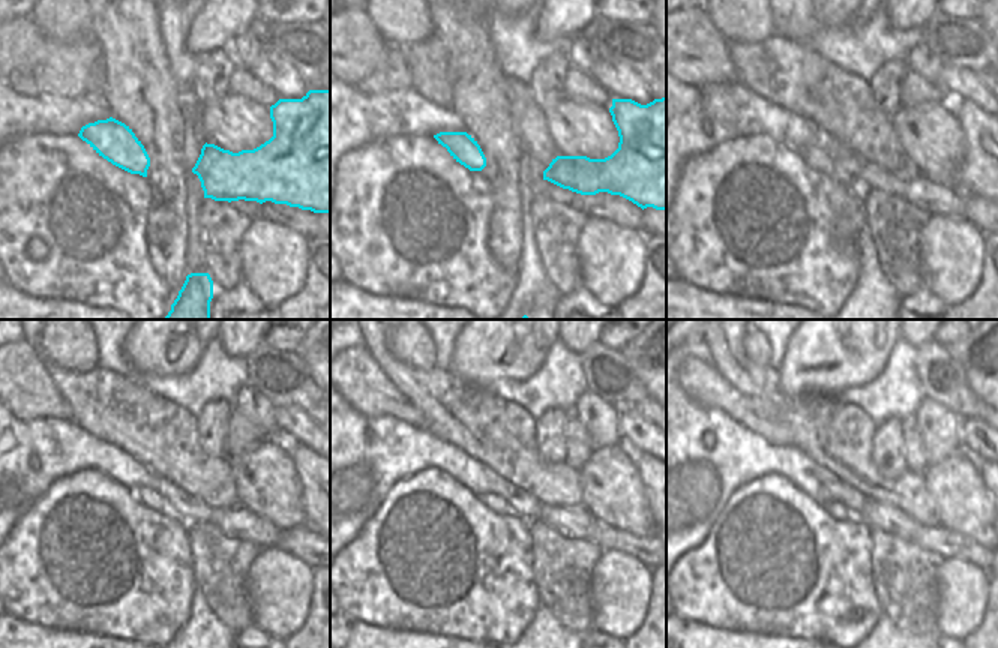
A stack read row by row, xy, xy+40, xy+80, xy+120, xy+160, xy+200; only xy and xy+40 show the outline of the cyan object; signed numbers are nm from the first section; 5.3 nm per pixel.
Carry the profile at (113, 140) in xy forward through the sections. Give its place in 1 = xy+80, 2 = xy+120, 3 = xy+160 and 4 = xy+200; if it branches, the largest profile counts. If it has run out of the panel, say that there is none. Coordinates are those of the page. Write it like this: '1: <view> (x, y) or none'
1: xy+80 (818, 159)
2: xy+120 (147, 497)
3: xy+160 (491, 501)
4: xy+200 (832, 503)

